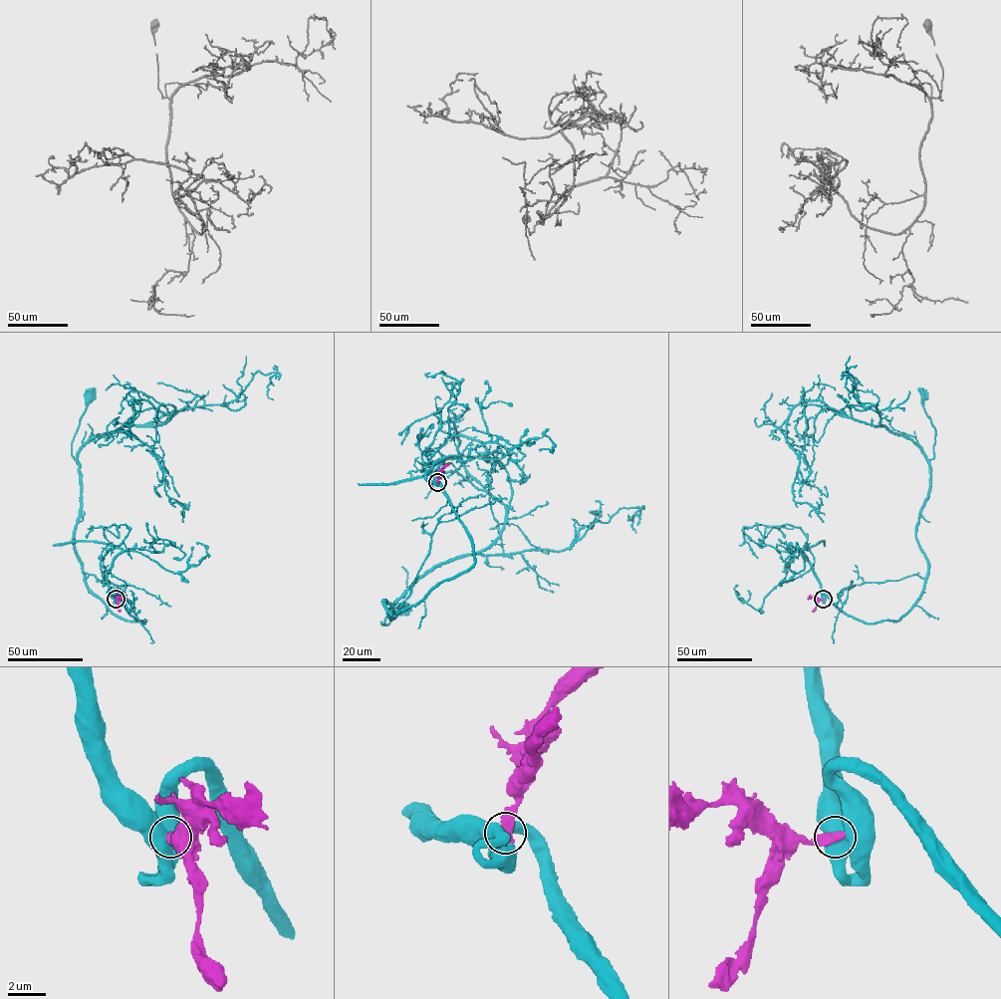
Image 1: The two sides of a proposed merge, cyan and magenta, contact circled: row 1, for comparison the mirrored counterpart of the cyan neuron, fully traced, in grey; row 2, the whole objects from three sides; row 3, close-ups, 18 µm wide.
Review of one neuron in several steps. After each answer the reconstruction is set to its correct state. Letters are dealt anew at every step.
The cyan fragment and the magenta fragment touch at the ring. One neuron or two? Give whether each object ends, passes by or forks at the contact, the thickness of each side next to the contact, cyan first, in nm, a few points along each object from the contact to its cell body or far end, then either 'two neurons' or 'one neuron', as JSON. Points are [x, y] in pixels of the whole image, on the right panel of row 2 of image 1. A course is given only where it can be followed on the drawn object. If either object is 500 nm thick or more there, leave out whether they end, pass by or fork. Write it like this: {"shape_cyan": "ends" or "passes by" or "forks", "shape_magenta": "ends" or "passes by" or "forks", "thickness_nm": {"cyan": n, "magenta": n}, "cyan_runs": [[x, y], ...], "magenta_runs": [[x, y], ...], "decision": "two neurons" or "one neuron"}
{"thickness_nm": {"cyan": 850, "magenta": 550}, "cyan_runs": [[823, 599], [877, 623], [897, 621], [919, 598], [927, 561], [916, 526], [935, 434], [923, 395]], "magenta_runs": [[823, 599], [808, 598]], "decision": "two neurons"}

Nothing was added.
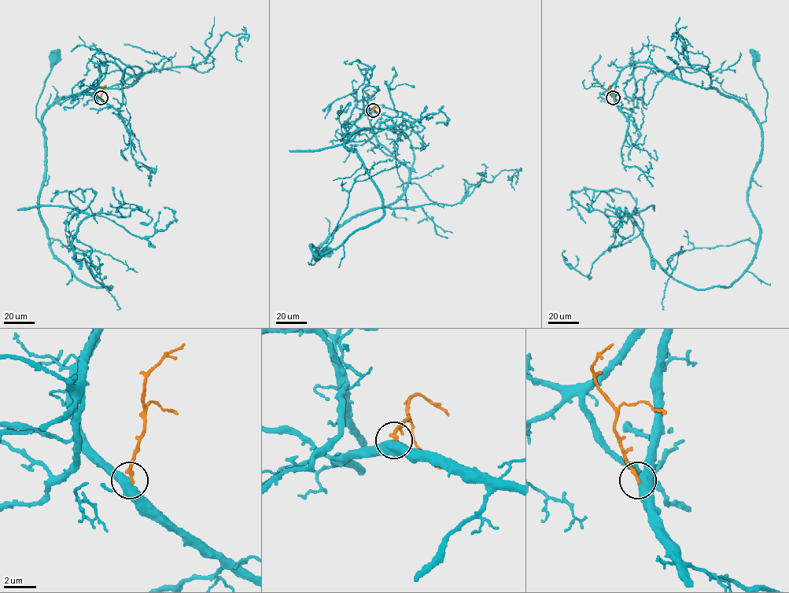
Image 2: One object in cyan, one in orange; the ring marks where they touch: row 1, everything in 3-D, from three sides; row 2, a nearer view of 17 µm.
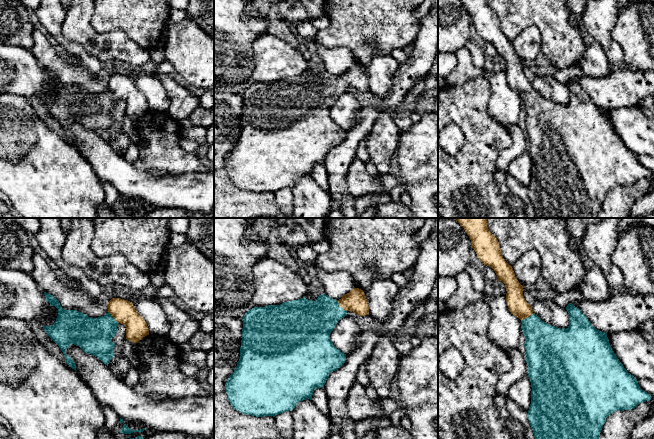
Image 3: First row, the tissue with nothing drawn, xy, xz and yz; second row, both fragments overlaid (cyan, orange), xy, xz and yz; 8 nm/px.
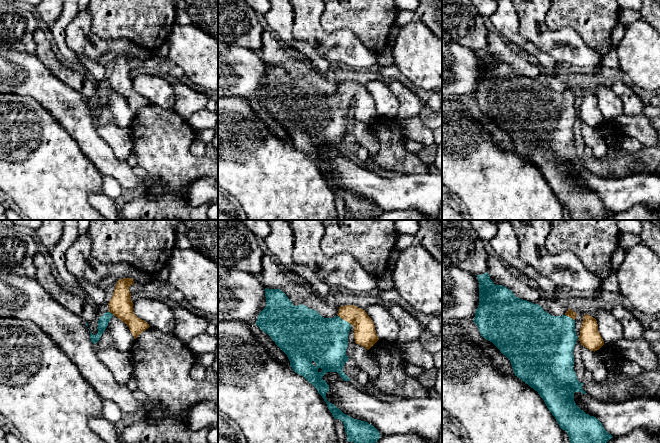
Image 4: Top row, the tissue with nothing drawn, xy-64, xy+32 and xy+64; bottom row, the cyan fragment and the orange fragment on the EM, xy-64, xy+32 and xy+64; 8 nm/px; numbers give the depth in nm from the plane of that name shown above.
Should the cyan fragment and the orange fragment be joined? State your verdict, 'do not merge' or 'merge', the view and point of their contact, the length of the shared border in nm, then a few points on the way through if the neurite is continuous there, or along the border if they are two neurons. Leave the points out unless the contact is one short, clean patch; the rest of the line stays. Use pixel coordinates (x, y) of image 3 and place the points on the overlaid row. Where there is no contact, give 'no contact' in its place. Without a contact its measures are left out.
merge | xz (339, 306) | 120 nm | across xz (312, 321), (339, 306), (355, 300)

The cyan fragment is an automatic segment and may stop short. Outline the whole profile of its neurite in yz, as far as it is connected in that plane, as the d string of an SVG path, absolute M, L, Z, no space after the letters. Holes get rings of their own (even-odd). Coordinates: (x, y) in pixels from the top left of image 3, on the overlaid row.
M454 218L469 236L472 248L479 260L491 267L498 278L506 286L506 302L509 311L517 316L522 323L525 336L525 358L528 366L528 377L531 382L531 404L528 420L535 439L599 439L606 418L619 410L632 410L638 404L651 400L652 396L642 390L637 379L631 375L614 353L607 333L597 330L579 308L569 303L566 310L569 314L569 326L561 329L542 321L533 313L523 296L523 286L515 277L511 265L501 254L497 238L487 227L486 218Z

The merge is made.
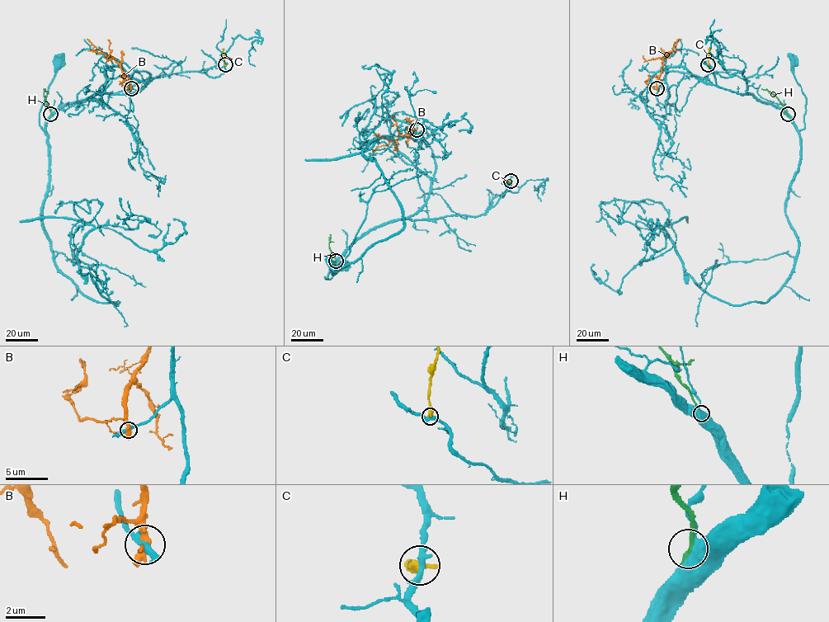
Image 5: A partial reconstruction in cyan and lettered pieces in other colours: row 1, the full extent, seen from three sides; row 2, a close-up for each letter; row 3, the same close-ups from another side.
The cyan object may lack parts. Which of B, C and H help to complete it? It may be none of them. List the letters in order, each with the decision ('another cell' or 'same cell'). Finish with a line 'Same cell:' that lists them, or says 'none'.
B: another cell
C: another cell
H: another cell
Same cell: none

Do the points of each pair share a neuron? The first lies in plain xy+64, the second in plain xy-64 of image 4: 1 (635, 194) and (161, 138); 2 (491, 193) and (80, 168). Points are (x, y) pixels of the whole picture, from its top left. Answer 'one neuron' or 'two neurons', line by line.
1: two neurons
2: one neuron

